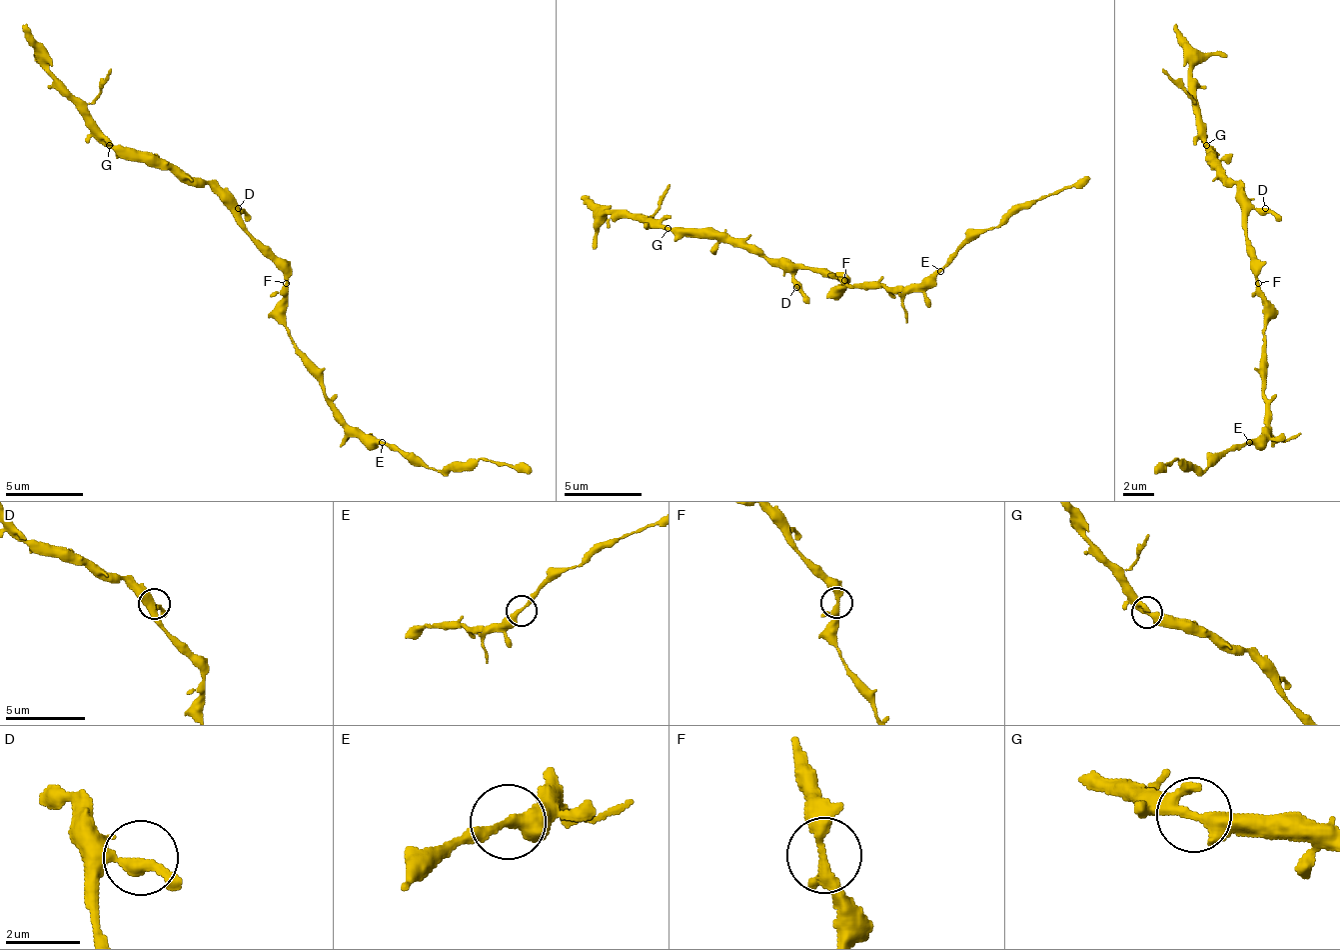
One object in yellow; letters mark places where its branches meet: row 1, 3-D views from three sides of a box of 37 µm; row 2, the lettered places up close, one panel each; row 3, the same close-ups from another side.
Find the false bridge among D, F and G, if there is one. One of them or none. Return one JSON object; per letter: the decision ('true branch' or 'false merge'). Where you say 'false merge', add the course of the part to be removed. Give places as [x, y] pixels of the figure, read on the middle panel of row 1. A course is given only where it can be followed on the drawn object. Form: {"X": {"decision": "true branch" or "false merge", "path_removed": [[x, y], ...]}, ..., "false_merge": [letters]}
{"D": {"decision": "true branch"}, "F": {"decision": "true branch"}, "G": {"decision": "true branch"}, "false_merge": []}

